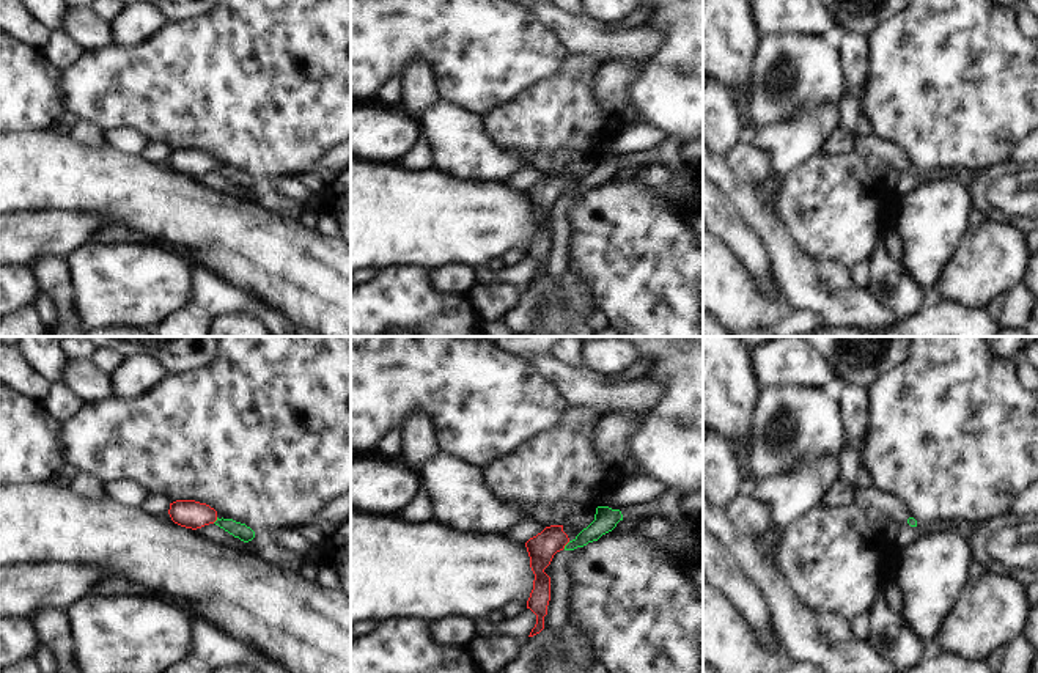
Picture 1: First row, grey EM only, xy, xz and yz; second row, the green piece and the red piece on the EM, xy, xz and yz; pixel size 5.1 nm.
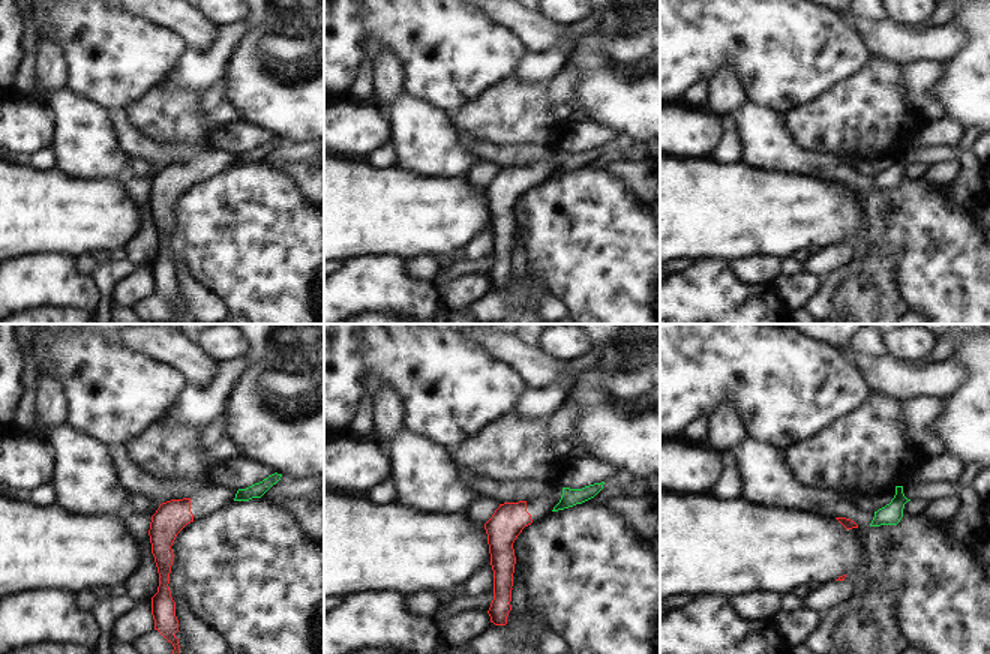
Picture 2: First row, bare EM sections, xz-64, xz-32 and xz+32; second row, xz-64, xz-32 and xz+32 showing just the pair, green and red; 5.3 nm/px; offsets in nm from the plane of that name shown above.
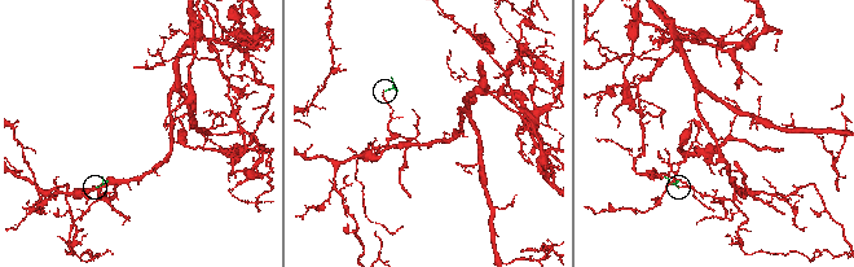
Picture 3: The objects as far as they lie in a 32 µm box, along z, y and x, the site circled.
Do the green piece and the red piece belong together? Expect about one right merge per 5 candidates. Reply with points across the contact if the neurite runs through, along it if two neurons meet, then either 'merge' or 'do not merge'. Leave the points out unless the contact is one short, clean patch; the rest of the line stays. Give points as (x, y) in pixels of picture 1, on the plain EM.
border along xz (570, 189), (563, 195); do not merge

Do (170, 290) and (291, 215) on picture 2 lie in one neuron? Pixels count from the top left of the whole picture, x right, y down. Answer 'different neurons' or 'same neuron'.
different neurons

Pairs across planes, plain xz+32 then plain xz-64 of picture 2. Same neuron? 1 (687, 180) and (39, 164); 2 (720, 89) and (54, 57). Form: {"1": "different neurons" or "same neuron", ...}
{"1": "different neurons", "2": "same neuron"}

